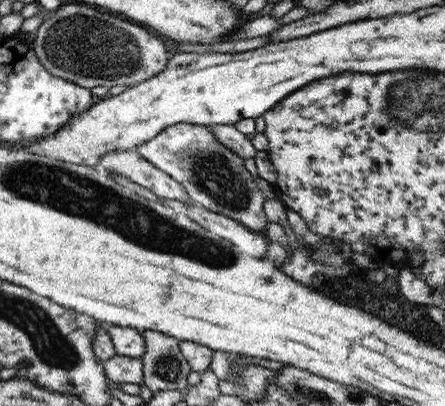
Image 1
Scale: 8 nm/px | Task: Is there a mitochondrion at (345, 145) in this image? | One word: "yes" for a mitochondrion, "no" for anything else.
no

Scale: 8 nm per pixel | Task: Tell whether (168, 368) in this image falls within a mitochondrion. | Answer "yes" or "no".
yes

